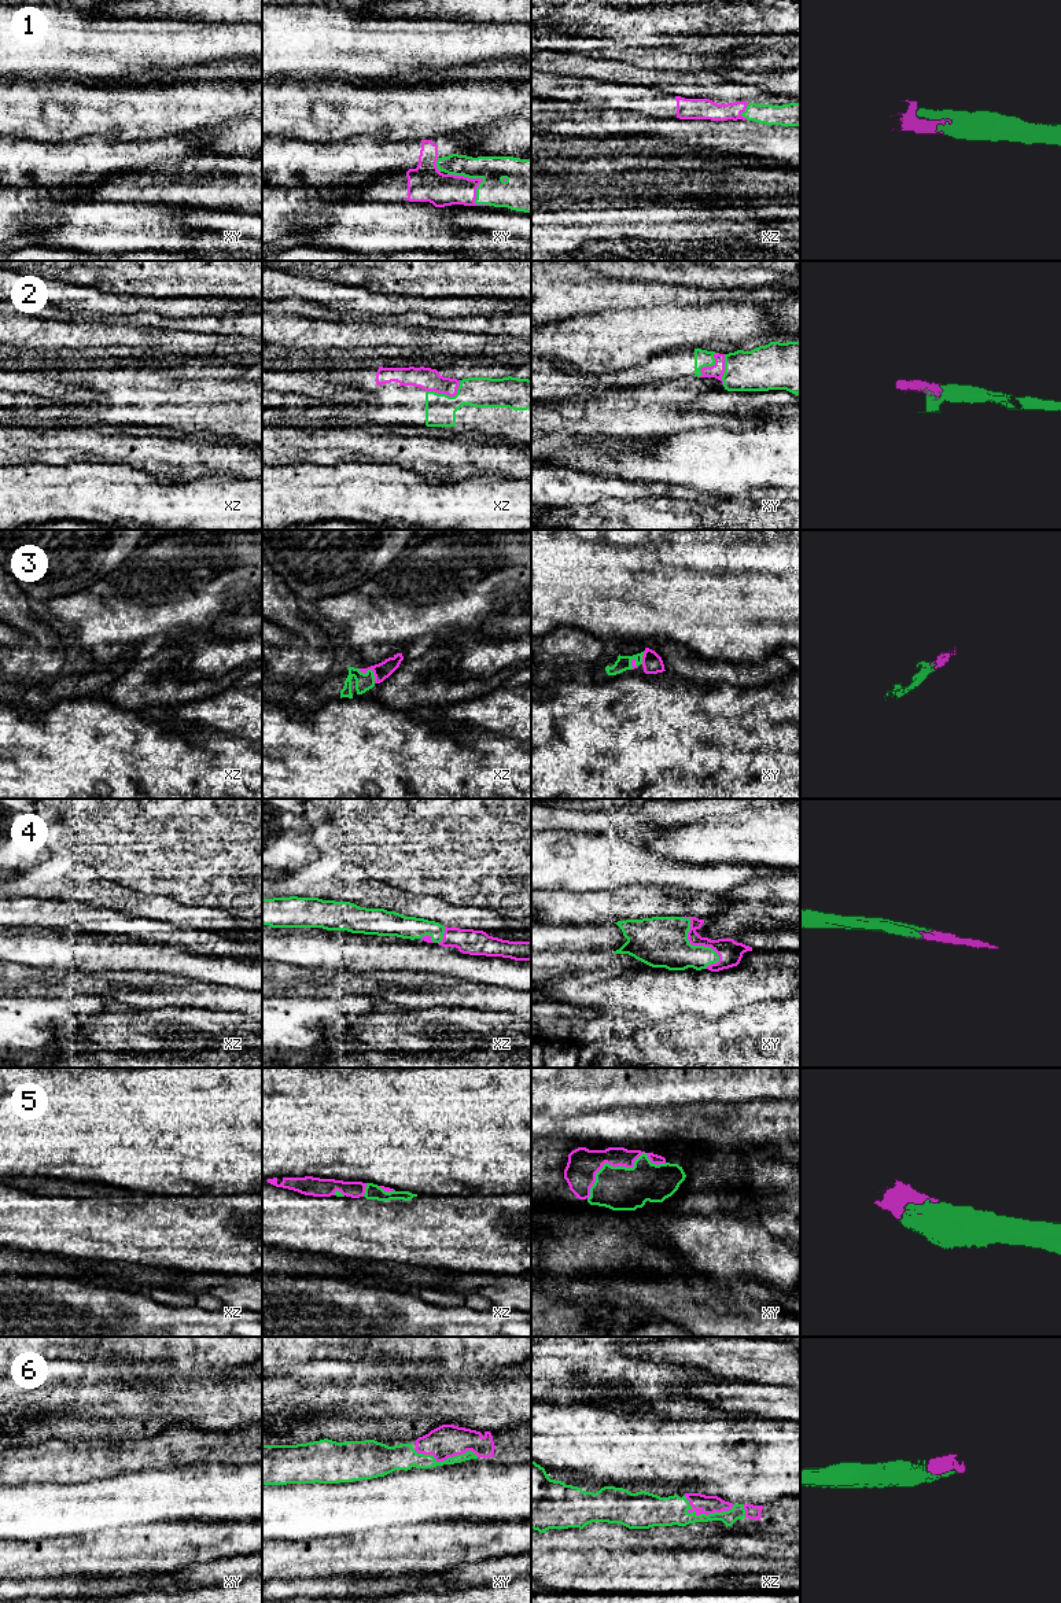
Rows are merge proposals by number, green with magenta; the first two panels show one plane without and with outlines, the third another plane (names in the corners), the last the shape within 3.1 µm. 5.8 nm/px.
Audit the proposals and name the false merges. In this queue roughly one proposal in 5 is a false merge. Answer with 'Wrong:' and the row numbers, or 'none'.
Wrong: none

